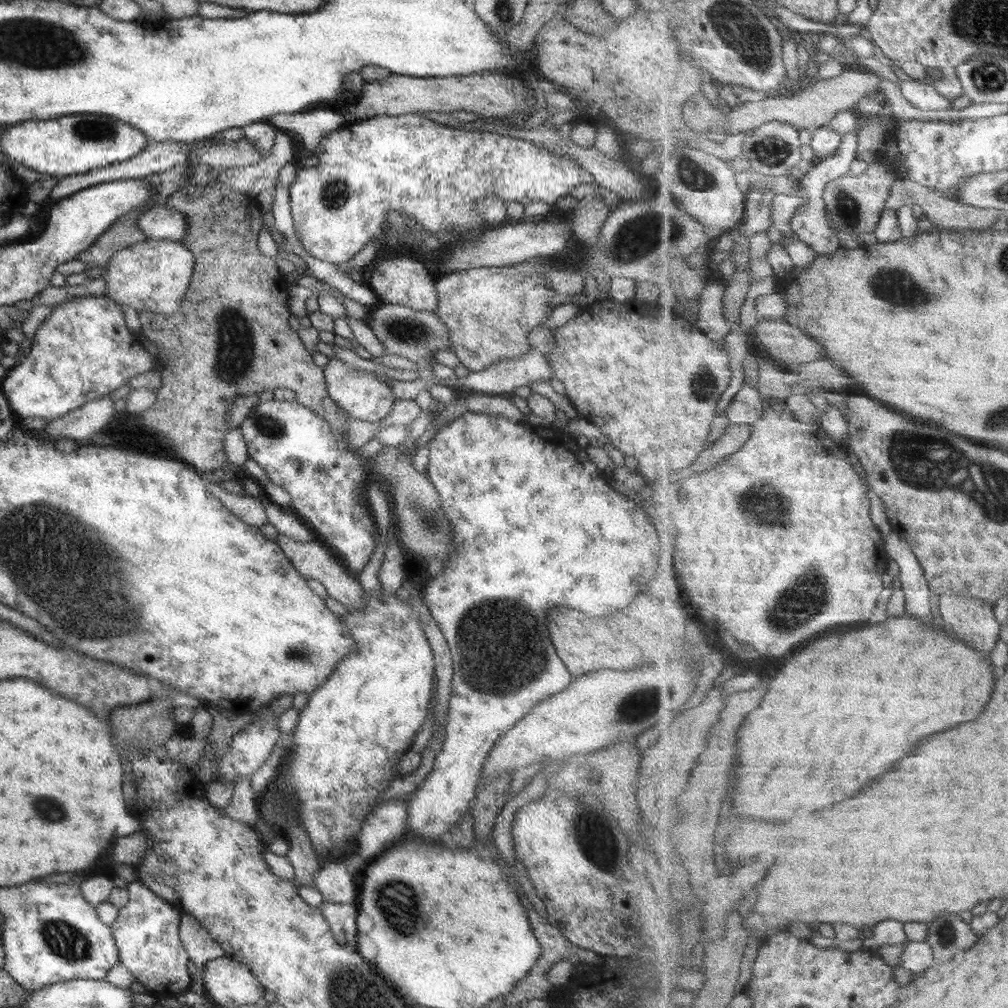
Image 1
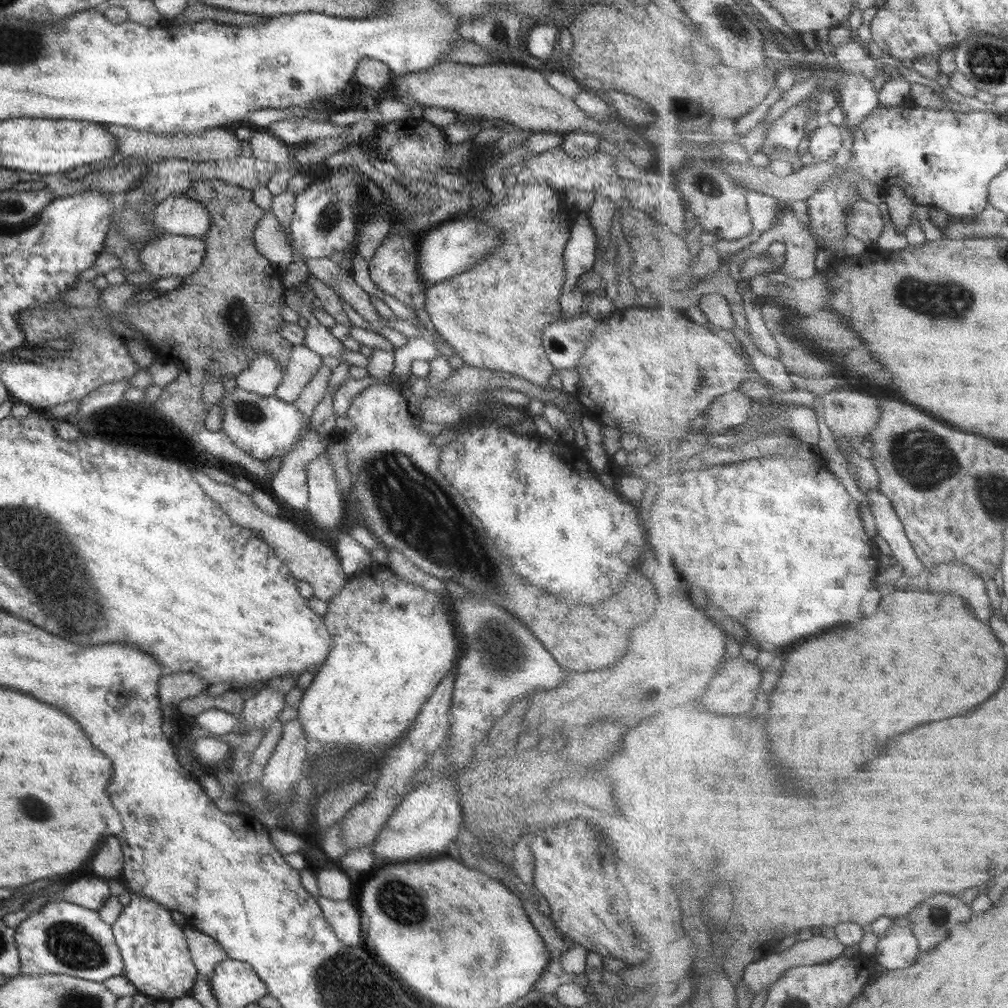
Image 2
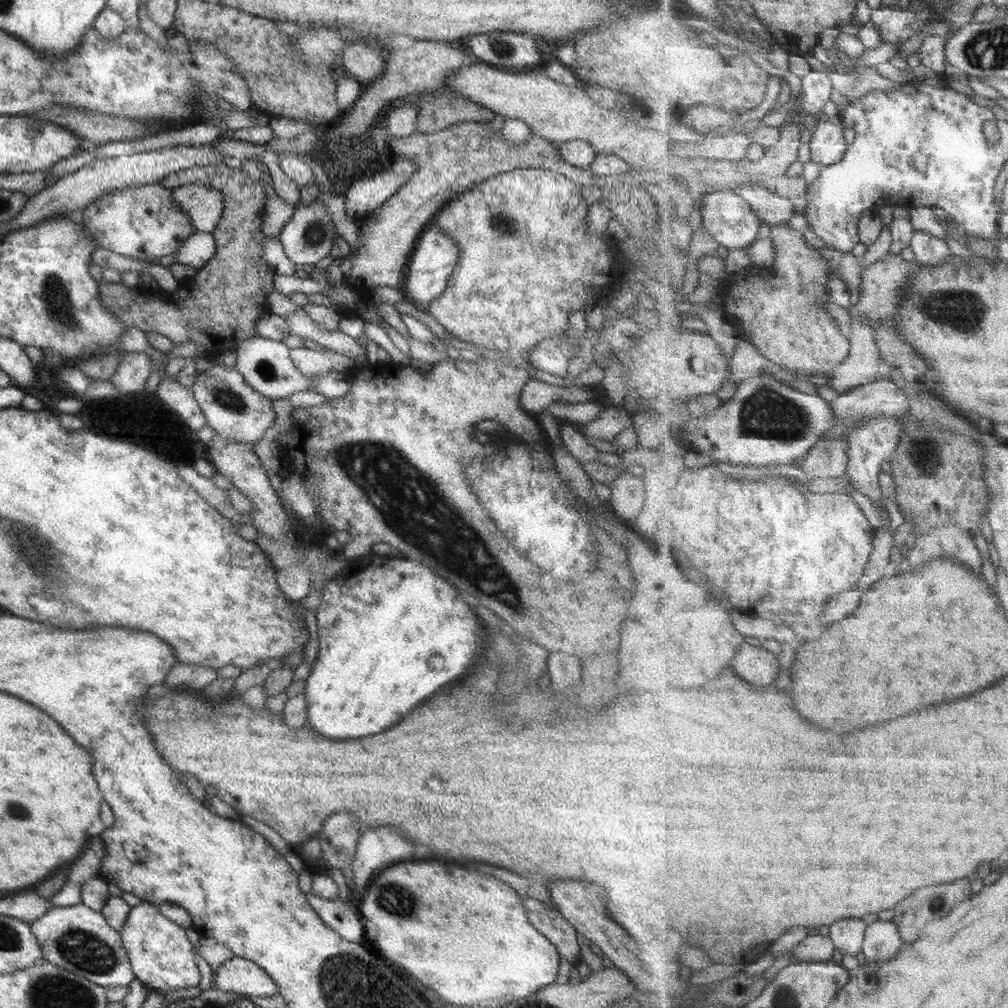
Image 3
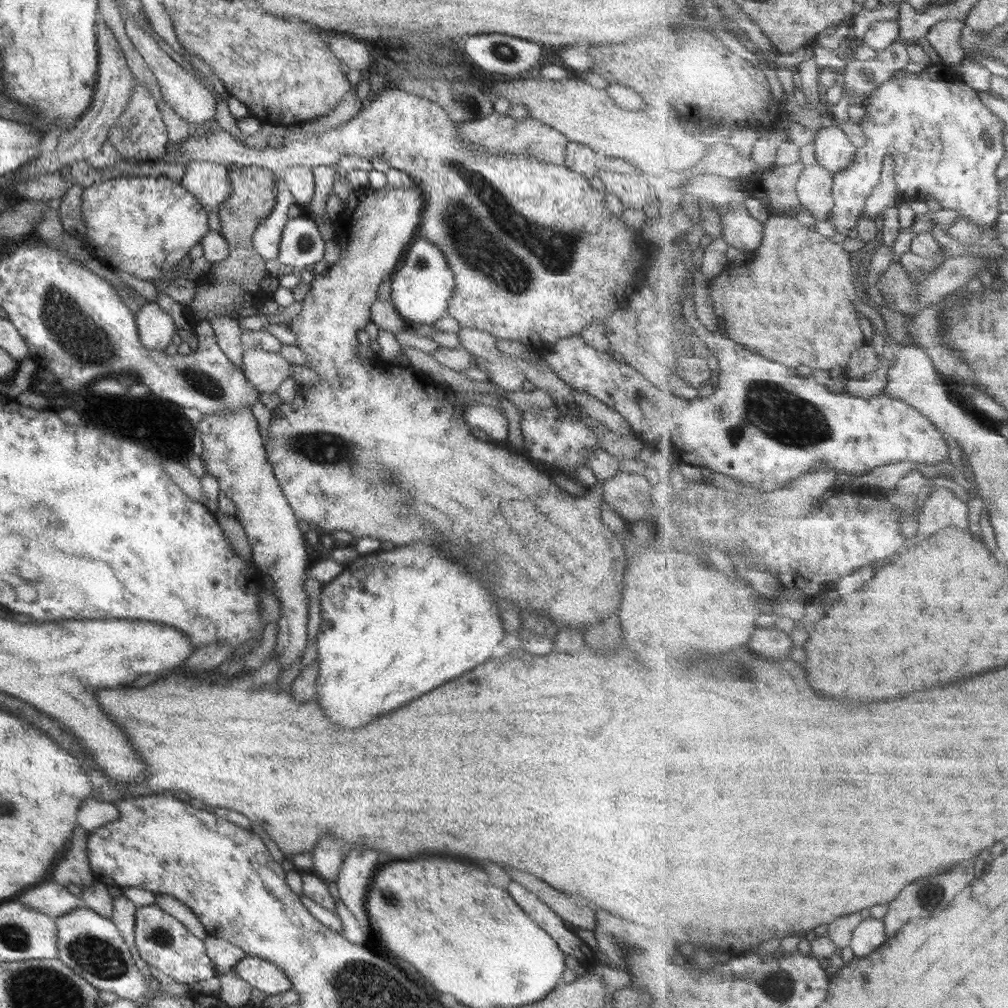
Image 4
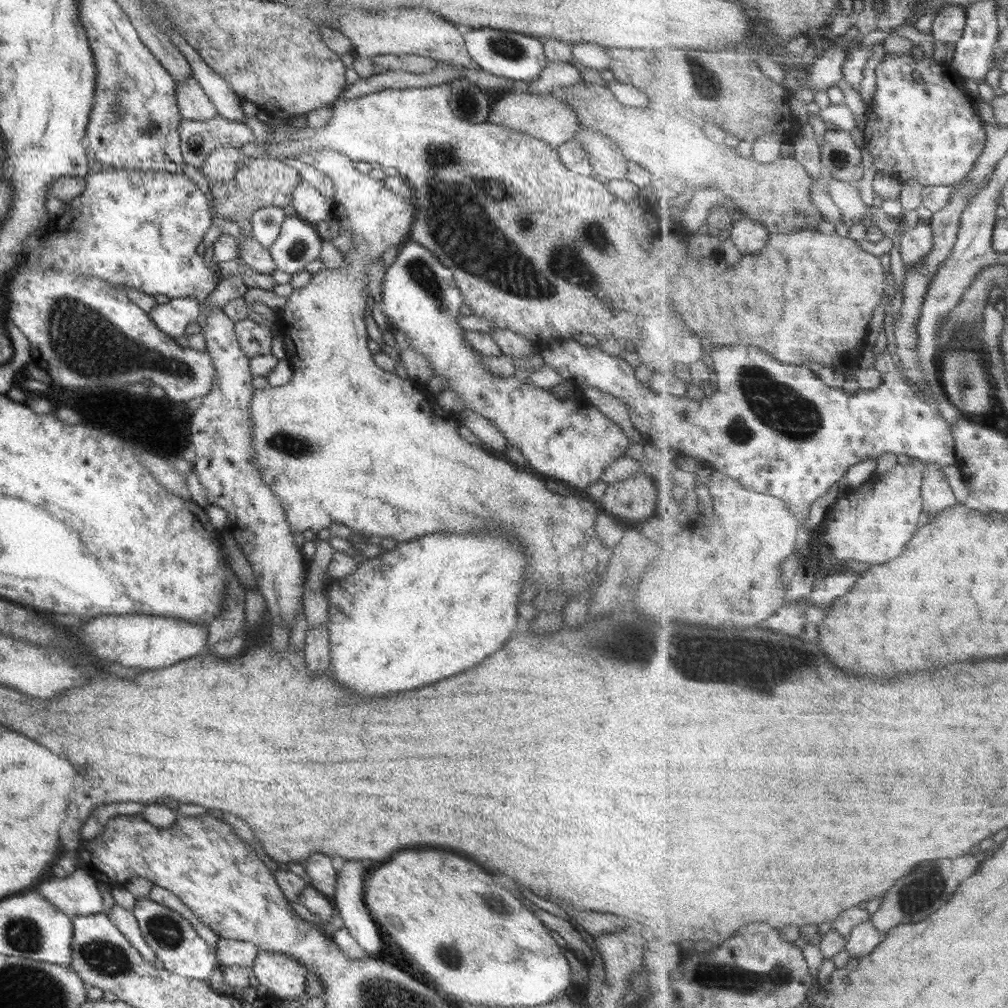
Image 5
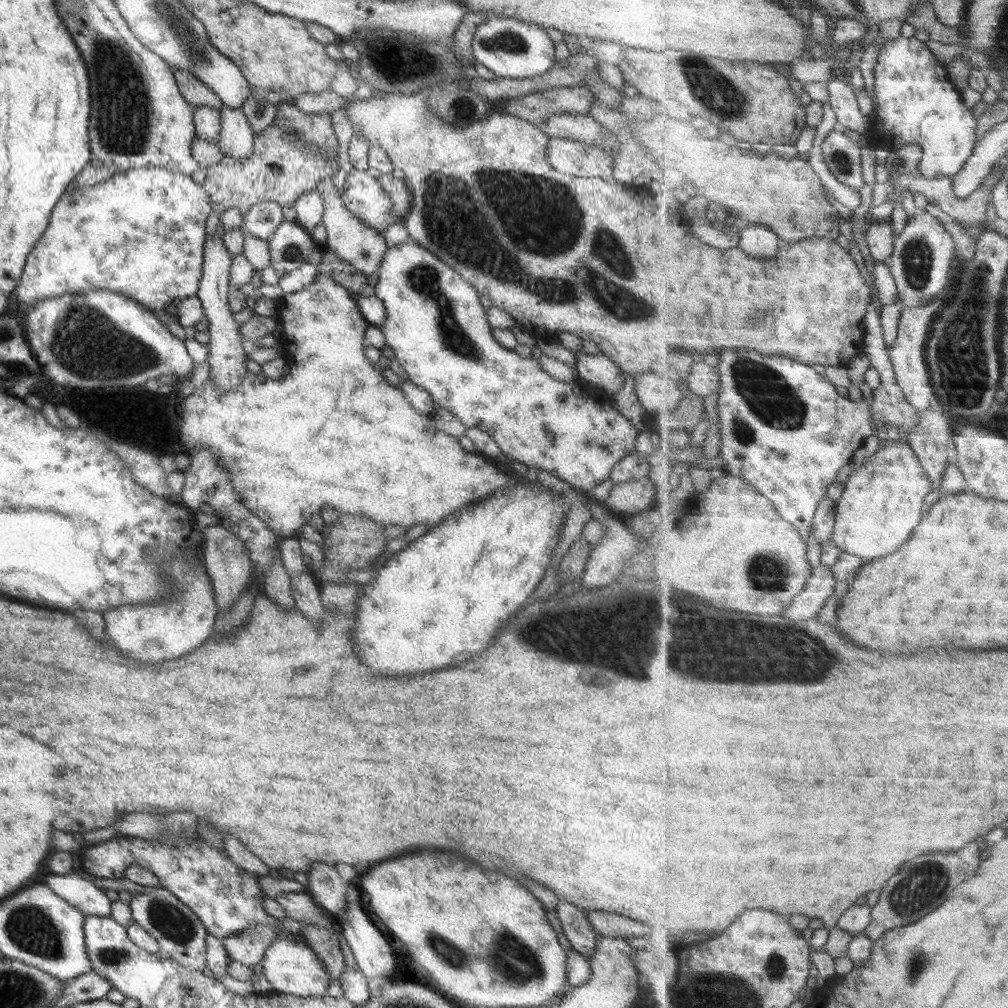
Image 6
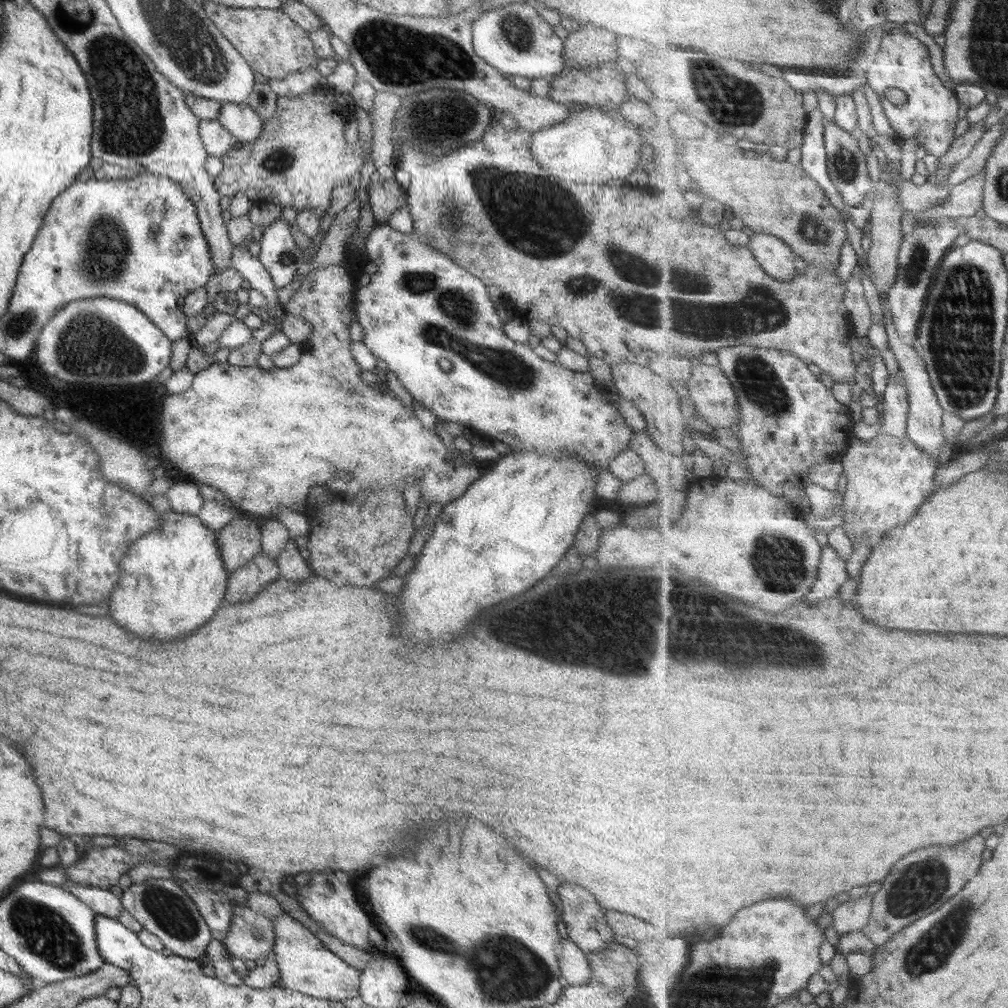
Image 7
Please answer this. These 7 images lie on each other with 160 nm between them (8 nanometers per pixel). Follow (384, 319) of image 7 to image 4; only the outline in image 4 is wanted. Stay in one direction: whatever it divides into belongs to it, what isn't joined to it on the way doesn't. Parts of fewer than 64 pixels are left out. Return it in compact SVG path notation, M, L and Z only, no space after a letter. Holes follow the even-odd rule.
M414 238L401 263L391 275L391 303L408 326L431 325L444 316L453 291L453 274L440 250L427 239ZM553 405L548 409L539 408L536 411L521 413L520 431L523 447L525 454L529 456L527 459L534 464L559 468L573 477L575 466L584 466L586 454L591 449L599 449L599 440L594 436L594 432L586 427L586 422L569 418L566 414L559 414Z

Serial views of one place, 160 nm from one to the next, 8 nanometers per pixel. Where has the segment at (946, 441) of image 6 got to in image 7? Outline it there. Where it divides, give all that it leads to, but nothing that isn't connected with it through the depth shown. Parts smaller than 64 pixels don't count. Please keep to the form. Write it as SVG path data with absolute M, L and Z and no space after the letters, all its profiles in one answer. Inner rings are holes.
M878 292L878 300L882 305L883 312L883 323L885 328L885 333L887 336L887 347L894 354L895 360L899 366L899 373L903 375L905 384L907 385L907 390L909 390L910 397L910 413L908 418L908 436L911 440L921 446L926 452L931 452L932 456L937 457L938 462L942 460L941 448L945 444L945 435L943 432L943 419L945 414L945 409L941 406L936 396L934 386L931 382L931 377L928 369L926 368L925 362L922 360L921 352L919 351L917 345L909 345L901 338L899 338L895 328L891 322L891 312L888 309L886 299L887 294L884 292Z

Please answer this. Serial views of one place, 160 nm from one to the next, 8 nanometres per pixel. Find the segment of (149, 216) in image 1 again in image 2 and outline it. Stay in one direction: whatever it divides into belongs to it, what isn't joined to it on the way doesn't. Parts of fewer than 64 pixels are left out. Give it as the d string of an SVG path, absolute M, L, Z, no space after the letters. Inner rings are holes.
M170 194L151 210L152 222L163 234L202 237L210 223L203 204L184 194Z

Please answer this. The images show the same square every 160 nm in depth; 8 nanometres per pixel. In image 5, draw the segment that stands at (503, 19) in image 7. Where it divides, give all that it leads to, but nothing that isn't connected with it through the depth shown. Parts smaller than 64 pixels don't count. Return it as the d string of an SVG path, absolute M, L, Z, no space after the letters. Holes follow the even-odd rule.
M460 28L467 54L477 63L478 68L493 76L512 81L531 82L539 76L541 70L548 64L542 51L542 41L530 35L517 34L505 30L490 28Z

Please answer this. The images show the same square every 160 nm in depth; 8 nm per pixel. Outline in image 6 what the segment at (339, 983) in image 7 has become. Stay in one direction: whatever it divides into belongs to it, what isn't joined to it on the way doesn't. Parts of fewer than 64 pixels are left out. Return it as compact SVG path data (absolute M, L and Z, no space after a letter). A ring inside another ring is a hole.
M286 932L264 950L257 972L262 973L274 991L299 997L318 997L325 995L328 974L323 970L319 959L304 943L300 932Z

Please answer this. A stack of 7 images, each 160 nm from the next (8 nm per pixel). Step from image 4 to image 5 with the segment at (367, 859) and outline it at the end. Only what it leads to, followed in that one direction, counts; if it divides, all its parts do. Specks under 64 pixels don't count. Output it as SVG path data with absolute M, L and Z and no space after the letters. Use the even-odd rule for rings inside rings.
M345 862L337 874L331 902L338 909L343 926L369 957L379 958L379 931L363 900L365 872L357 862Z

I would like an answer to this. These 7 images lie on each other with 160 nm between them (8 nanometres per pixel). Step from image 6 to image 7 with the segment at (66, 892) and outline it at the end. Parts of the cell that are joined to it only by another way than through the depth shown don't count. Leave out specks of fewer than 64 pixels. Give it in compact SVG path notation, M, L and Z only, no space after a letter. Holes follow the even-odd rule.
M64 883L63 887L87 908L90 908L95 915L117 919L118 912L122 908L120 899L107 889L103 890L91 886L68 883Z

